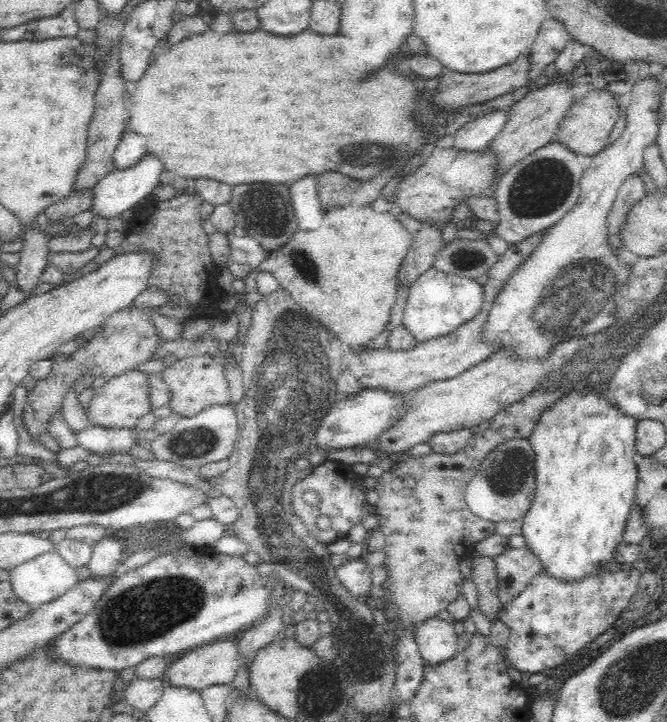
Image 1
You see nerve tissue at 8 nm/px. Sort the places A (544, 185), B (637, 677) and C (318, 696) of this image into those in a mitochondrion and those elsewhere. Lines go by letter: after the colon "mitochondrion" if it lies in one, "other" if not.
A: mitochondrion
B: mitochondrion
C: mitochondrion

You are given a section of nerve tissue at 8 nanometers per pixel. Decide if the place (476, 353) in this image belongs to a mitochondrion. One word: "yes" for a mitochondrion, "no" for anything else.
no

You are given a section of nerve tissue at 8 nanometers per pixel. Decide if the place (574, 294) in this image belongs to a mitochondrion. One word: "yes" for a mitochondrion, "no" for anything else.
yes

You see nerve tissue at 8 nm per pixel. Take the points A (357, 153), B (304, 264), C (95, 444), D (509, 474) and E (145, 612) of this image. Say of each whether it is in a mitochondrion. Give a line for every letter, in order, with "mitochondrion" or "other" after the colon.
A: mitochondrion
B: mitochondrion
C: other
D: mitochondrion
E: mitochondrion

